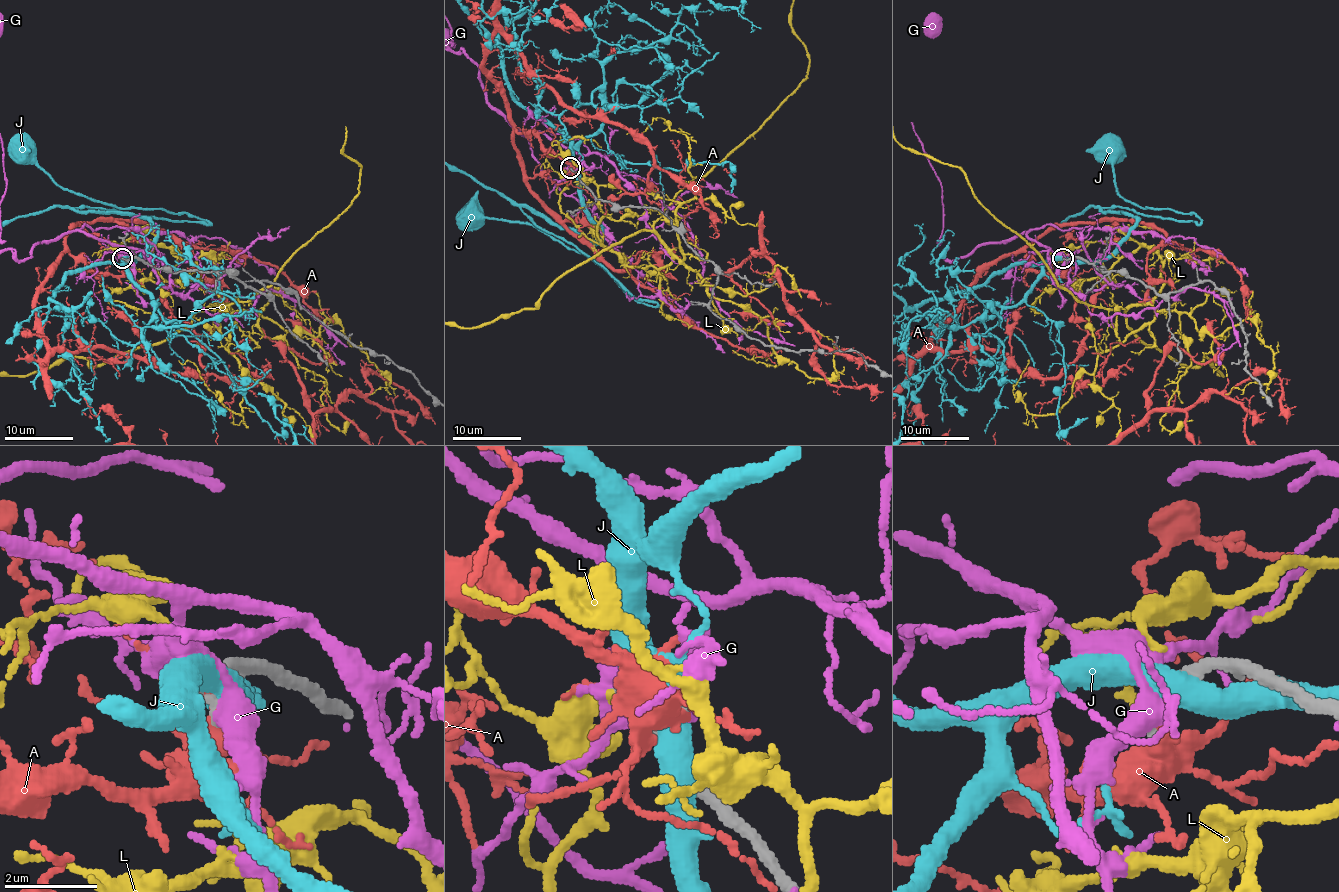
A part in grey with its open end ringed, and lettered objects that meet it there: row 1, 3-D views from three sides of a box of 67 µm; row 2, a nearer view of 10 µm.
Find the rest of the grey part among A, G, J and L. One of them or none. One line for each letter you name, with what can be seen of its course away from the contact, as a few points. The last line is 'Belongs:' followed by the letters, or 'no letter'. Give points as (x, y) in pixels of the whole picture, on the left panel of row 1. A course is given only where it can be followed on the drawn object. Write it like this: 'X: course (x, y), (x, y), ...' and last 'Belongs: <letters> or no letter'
Belongs: no letter

